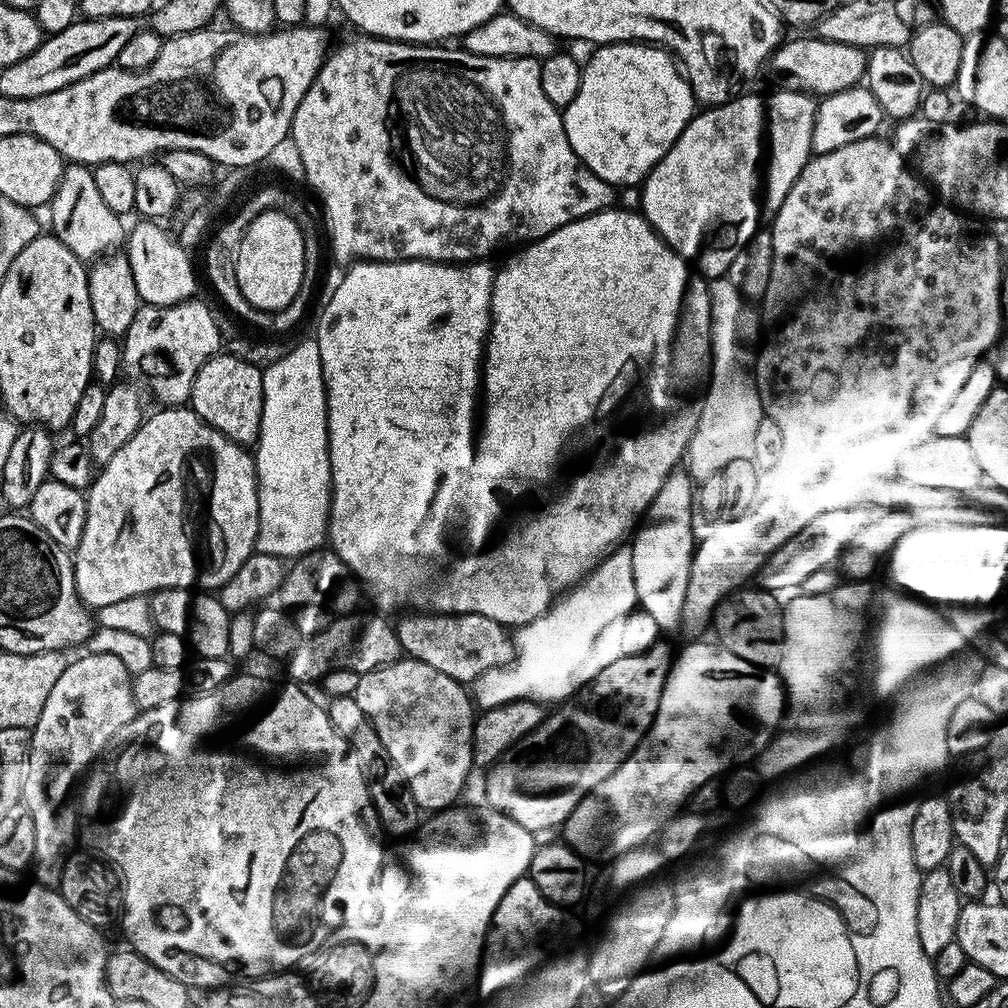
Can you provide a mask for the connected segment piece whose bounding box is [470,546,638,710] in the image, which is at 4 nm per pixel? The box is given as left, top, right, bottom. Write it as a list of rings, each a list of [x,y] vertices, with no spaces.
[[[620,546],[609,552],[602,563],[541,616],[519,625],[511,633],[512,660],[494,670],[486,670],[486,674],[472,681],[473,705],[483,710],[506,702],[533,700],[552,706],[575,697],[621,655],[618,650],[620,631],[626,618],[637,608],[632,549]]]

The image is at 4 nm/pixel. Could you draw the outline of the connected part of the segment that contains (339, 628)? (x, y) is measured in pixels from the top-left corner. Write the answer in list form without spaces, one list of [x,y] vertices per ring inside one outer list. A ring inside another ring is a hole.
[[[357,610],[347,614],[337,615],[329,619],[326,630],[322,630],[313,636],[305,636],[294,651],[288,655],[286,667],[288,667],[289,681],[300,686],[308,686],[311,680],[323,681],[326,674],[330,674],[334,668],[349,668],[351,672],[365,673],[375,668],[381,668],[383,664],[390,664],[401,655],[402,649],[396,637],[395,627],[384,616],[371,616],[365,610]]]

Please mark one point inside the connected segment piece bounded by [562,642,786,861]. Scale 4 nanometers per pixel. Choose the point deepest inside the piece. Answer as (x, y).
(714, 706)

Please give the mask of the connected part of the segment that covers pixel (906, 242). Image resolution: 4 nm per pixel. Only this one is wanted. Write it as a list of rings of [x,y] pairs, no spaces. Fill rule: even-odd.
[[[879,135],[867,136],[858,142],[850,142],[850,146],[838,146],[838,150],[830,150],[830,154],[822,154],[821,156],[813,155],[808,163],[804,165],[804,169],[798,174],[798,178],[794,182],[794,186],[790,186],[790,194],[786,194],[786,198],[782,202],[782,206],[771,217],[772,225],[770,231],[772,233],[772,265],[770,266],[770,282],[766,286],[766,294],[762,298],[764,304],[764,316],[762,312],[762,340],[764,336],[764,345],[759,345],[758,351],[754,356],[754,383],[760,401],[764,407],[765,417],[774,422],[778,422],[778,430],[782,430],[782,450],[779,457],[774,461],[774,466],[759,469],[756,485],[754,486],[754,498],[752,503],[747,505],[737,514],[733,520],[724,520],[720,518],[715,521],[716,524],[704,537],[699,537],[698,543],[695,545],[692,554],[692,565],[690,566],[690,574],[686,582],[686,594],[682,606],[678,610],[678,628],[688,635],[688,638],[700,638],[704,631],[709,631],[712,623],[713,615],[716,608],[733,592],[745,587],[749,583],[748,580],[759,573],[760,567],[763,566],[770,558],[770,554],[774,554],[774,550],[778,550],[778,546],[782,546],[786,542],[790,542],[790,538],[794,538],[794,534],[798,534],[798,530],[803,530],[805,526],[810,526],[810,522],[814,522],[814,518],[818,518],[818,514],[828,512],[831,508],[837,507],[840,495],[847,493],[852,485],[863,481],[869,473],[877,471],[882,465],[893,459],[897,454],[904,451],[909,444],[916,443],[917,440],[929,435],[935,429],[938,418],[942,418],[944,413],[950,406],[950,402],[954,402],[954,398],[958,394],[958,390],[962,390],[962,386],[966,382],[966,378],[970,378],[970,370],[974,370],[974,366],[982,359],[985,359],[988,347],[992,343],[995,345],[1001,339],[1000,336],[1000,244],[988,232],[983,232],[975,219],[967,220],[963,211],[957,210],[955,207],[949,206],[944,202],[937,202],[933,193],[930,191],[929,185],[909,165],[903,156],[900,156],[895,147],[887,140],[880,140]]]

